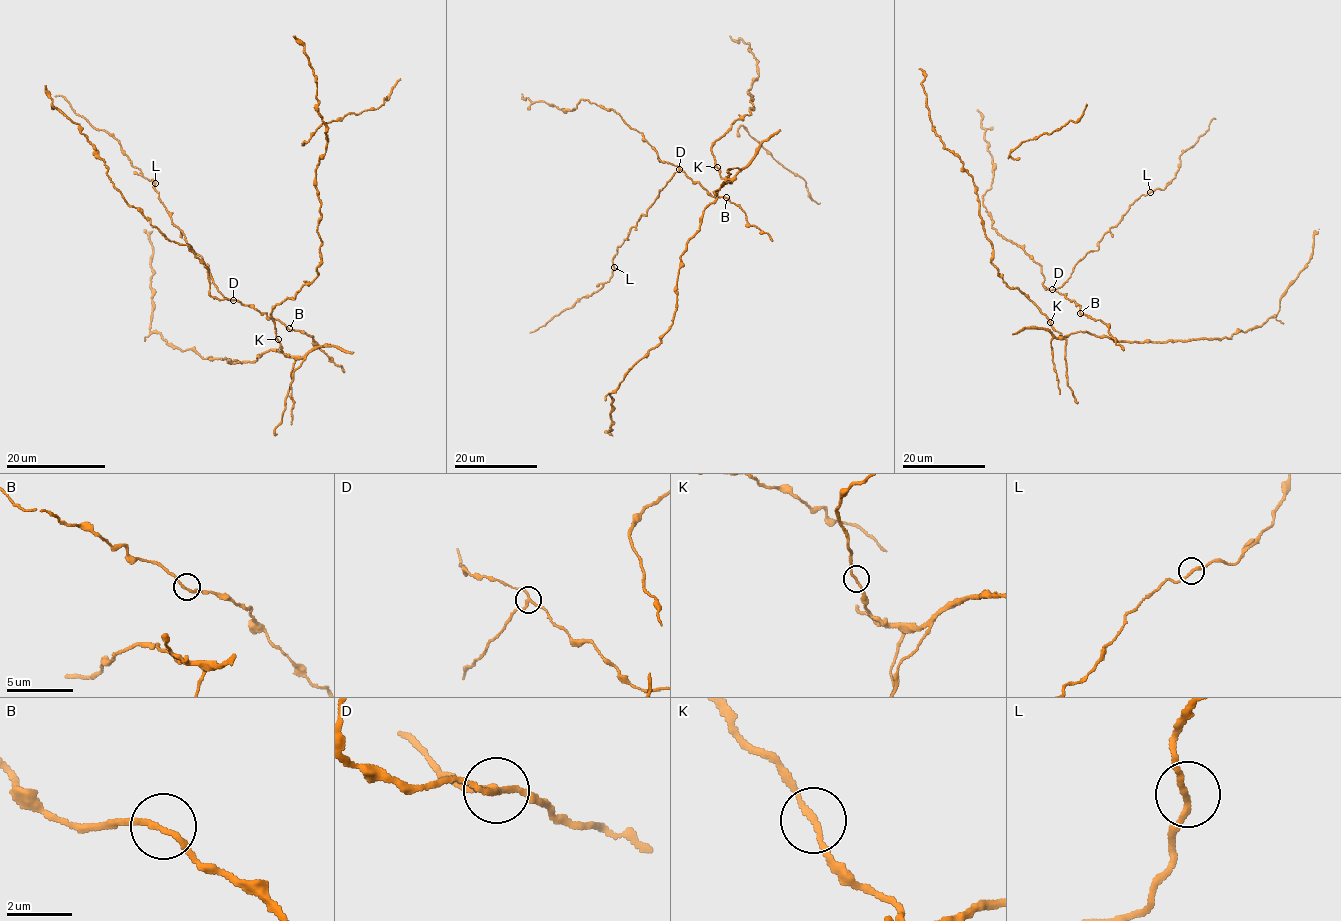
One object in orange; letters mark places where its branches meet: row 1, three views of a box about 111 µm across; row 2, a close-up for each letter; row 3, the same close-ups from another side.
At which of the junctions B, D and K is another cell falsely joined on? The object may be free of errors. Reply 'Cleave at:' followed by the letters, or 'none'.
Cleave at: D

